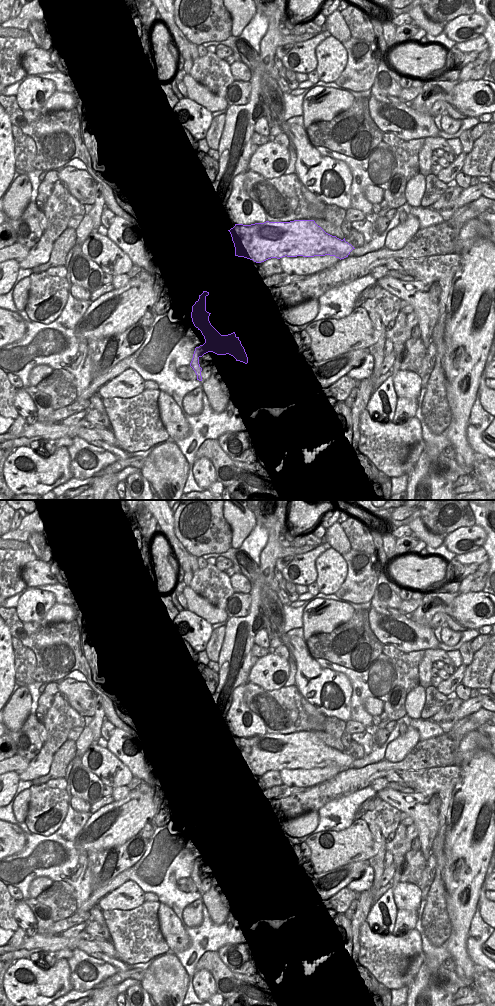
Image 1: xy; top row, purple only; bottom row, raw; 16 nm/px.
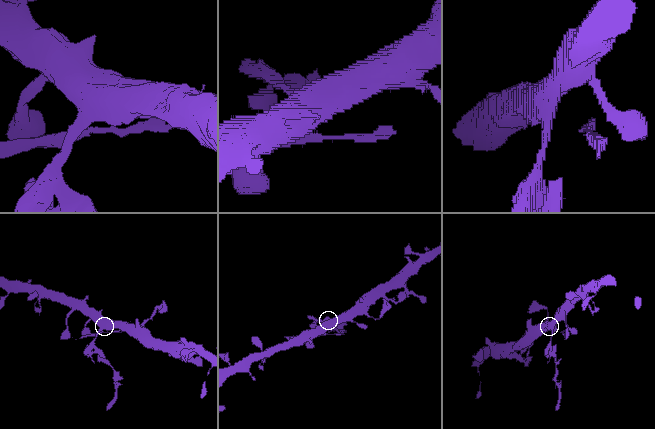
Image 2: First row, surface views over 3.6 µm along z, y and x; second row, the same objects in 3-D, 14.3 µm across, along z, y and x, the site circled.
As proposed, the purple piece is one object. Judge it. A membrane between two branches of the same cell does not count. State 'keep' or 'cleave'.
cleave

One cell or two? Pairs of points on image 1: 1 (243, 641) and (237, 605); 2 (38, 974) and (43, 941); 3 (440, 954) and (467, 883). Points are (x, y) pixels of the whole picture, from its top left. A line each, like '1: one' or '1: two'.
1: two
2: two
3: two

